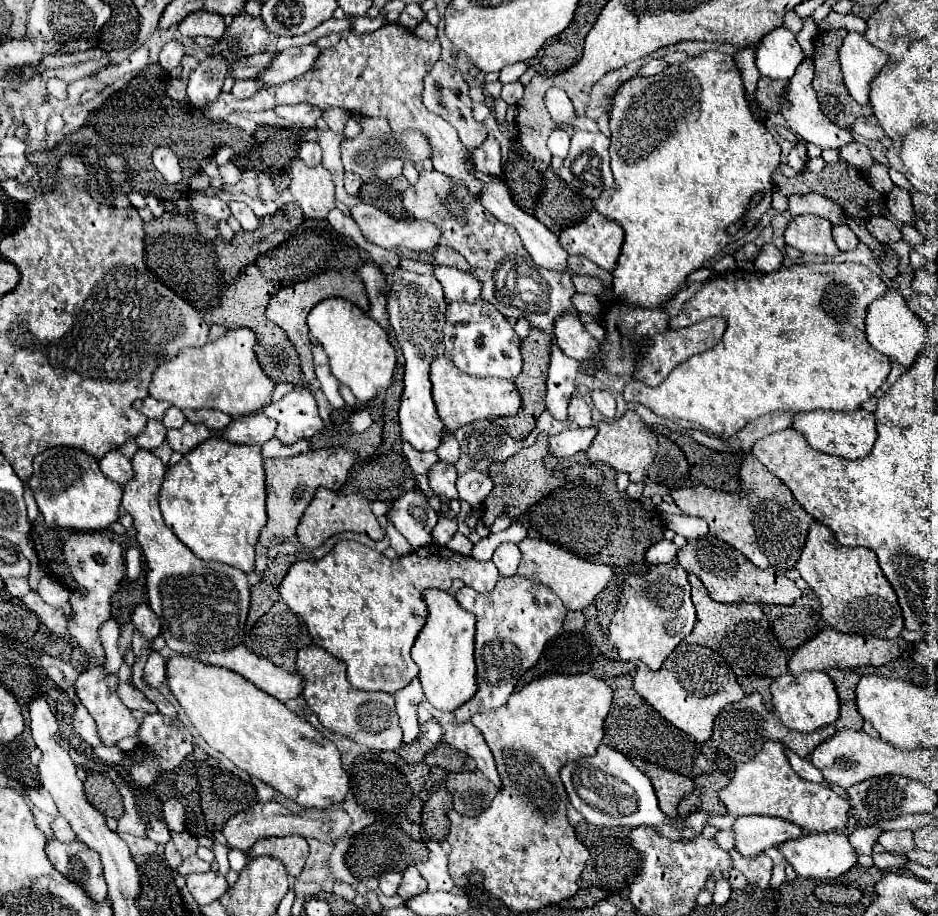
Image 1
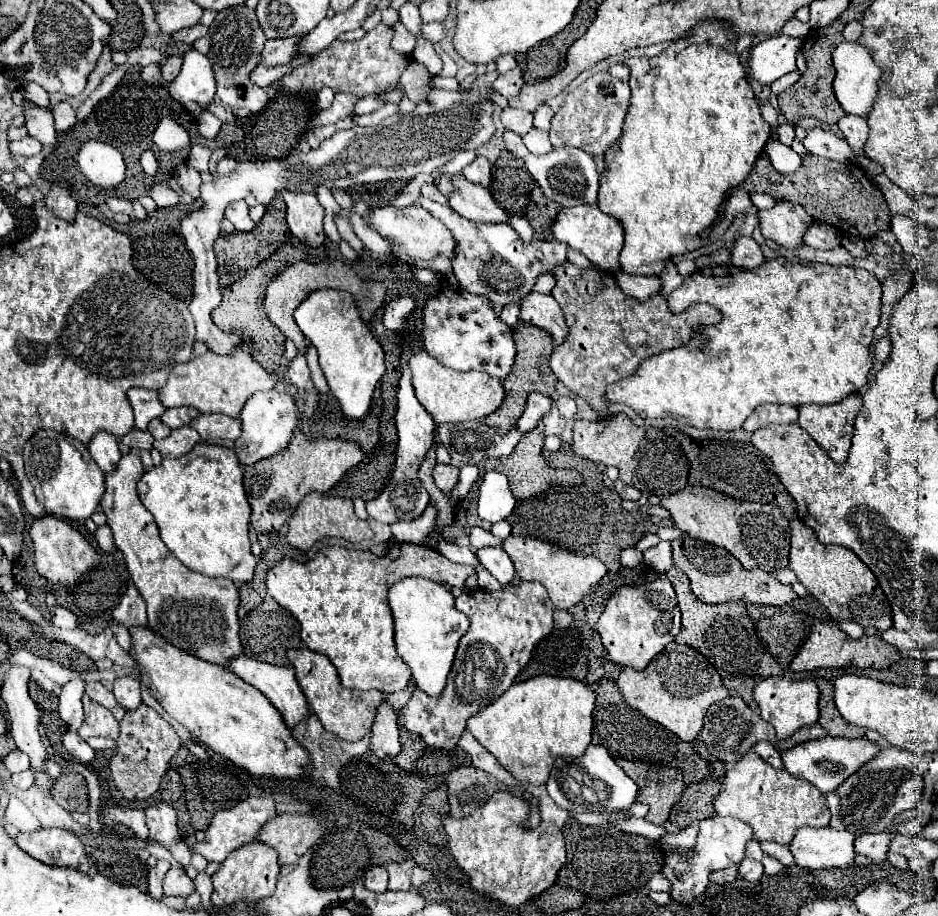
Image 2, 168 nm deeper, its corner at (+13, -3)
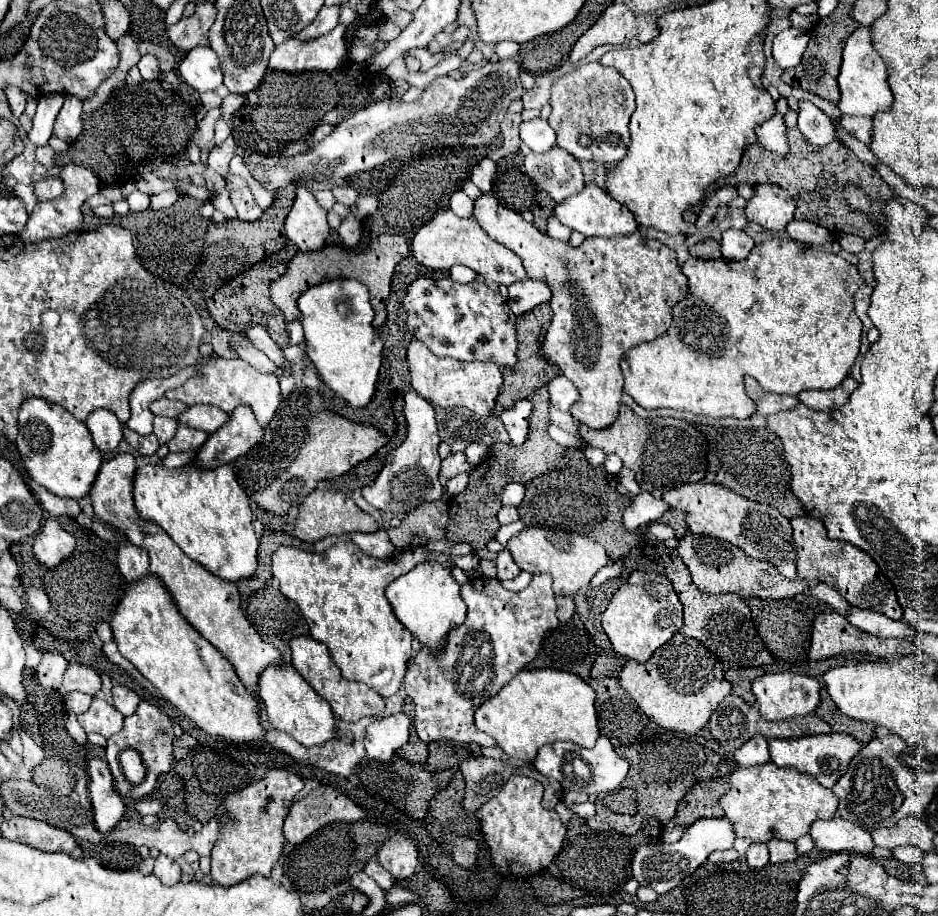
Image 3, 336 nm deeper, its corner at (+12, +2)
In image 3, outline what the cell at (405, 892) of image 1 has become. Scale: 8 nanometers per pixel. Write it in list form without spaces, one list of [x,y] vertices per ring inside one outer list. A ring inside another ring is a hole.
[[[395,834],[389,842],[385,842],[379,848],[377,858],[385,866],[385,870],[391,872],[391,876],[395,880],[405,880],[405,878],[411,878],[415,874],[417,848],[403,834]]]

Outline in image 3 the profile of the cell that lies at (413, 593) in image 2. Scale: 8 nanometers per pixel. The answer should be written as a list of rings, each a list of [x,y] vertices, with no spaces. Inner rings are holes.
[[[439,562],[417,564],[411,572],[399,576],[387,586],[387,600],[397,620],[413,634],[413,638],[431,650],[431,656],[441,656],[447,648],[449,632],[467,618],[467,606],[459,594],[459,584],[453,580],[449,568]]]

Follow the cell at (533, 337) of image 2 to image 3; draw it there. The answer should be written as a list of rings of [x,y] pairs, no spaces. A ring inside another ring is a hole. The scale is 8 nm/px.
[[[537,306],[535,310],[517,318],[517,342],[519,342],[517,364],[513,368],[503,368],[501,370],[505,384],[501,386],[501,392],[499,392],[497,400],[529,398],[535,390],[539,390],[541,386],[547,386],[549,380],[559,374],[559,370],[551,362],[547,362],[547,358],[543,358],[543,352],[541,352],[541,342],[543,342],[545,332],[551,324],[551,318],[553,318],[553,314],[551,314],[549,306]]]

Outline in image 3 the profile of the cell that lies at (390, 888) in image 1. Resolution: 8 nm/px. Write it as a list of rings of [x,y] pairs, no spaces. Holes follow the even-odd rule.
[[[373,860],[373,862],[367,862],[367,866],[365,866],[365,874],[367,876],[371,876],[383,890],[389,890],[395,882],[393,882],[393,876],[377,862],[377,860]]]

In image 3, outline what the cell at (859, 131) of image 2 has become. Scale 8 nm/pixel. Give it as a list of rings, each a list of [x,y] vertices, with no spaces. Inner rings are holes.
[[[841,116],[839,124],[841,124],[841,128],[843,128],[849,136],[857,138],[857,140],[859,140],[859,142],[863,142],[863,144],[869,144],[869,140],[871,140],[871,128],[873,128],[871,118]]]

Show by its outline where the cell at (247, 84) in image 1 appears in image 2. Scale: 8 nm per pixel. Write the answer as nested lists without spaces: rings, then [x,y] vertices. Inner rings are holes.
[[[296,57],[292,59],[290,63],[284,63],[284,65],[278,65],[278,67],[264,67],[264,65],[258,65],[254,71],[252,71],[252,81],[262,85],[262,87],[268,87],[272,83],[276,83],[278,79],[282,79],[286,73],[290,73],[294,67],[306,63],[310,57]]]

